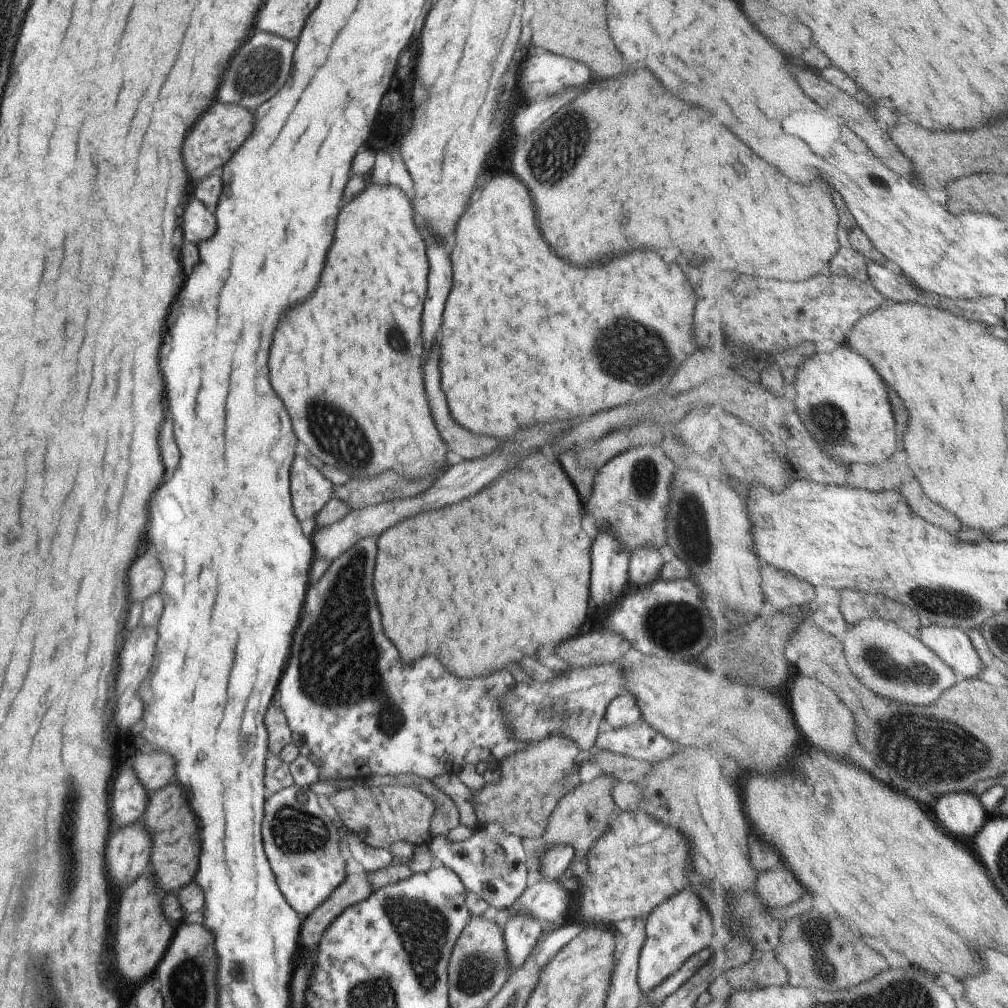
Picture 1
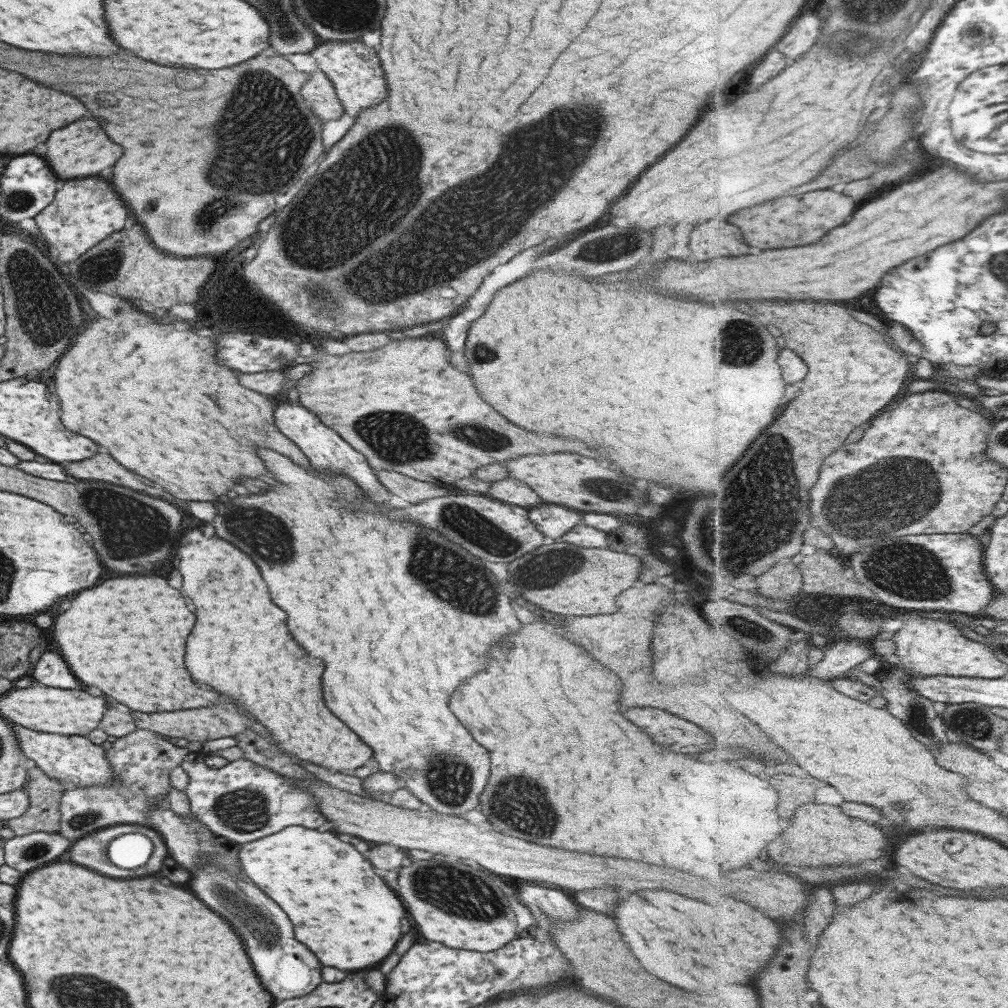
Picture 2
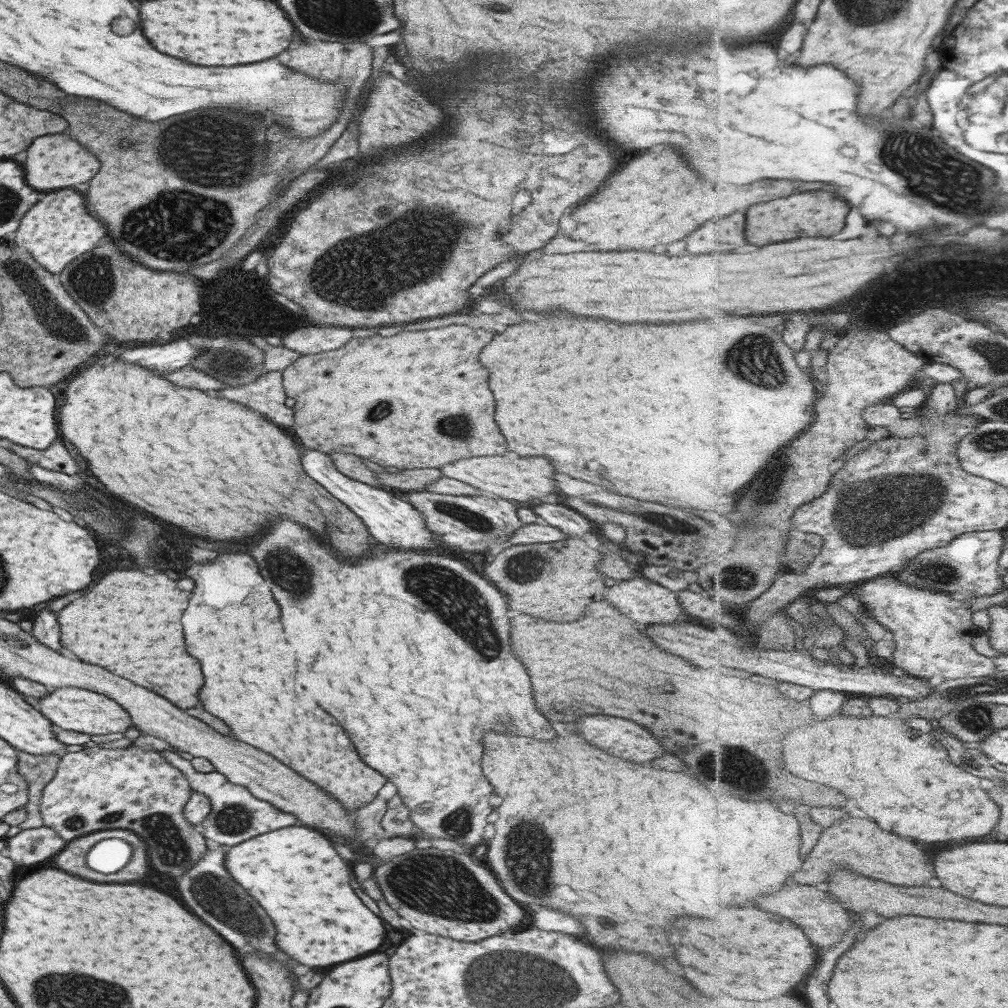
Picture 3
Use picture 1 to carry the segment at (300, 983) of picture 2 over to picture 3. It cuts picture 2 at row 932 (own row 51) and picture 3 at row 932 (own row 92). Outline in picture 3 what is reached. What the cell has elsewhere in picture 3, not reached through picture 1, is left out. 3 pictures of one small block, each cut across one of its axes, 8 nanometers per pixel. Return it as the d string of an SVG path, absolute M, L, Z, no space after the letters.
M208 849L202 857L183 876L177 884L177 892L181 900L189 906L189 910L199 916L205 924L209 924L219 936L223 936L235 950L239 952L261 952L261 954L277 954L273 944L273 926L265 912L253 902L251 896L245 894L243 888L237 888L233 880L229 880L223 868L224 854L221 851Z

